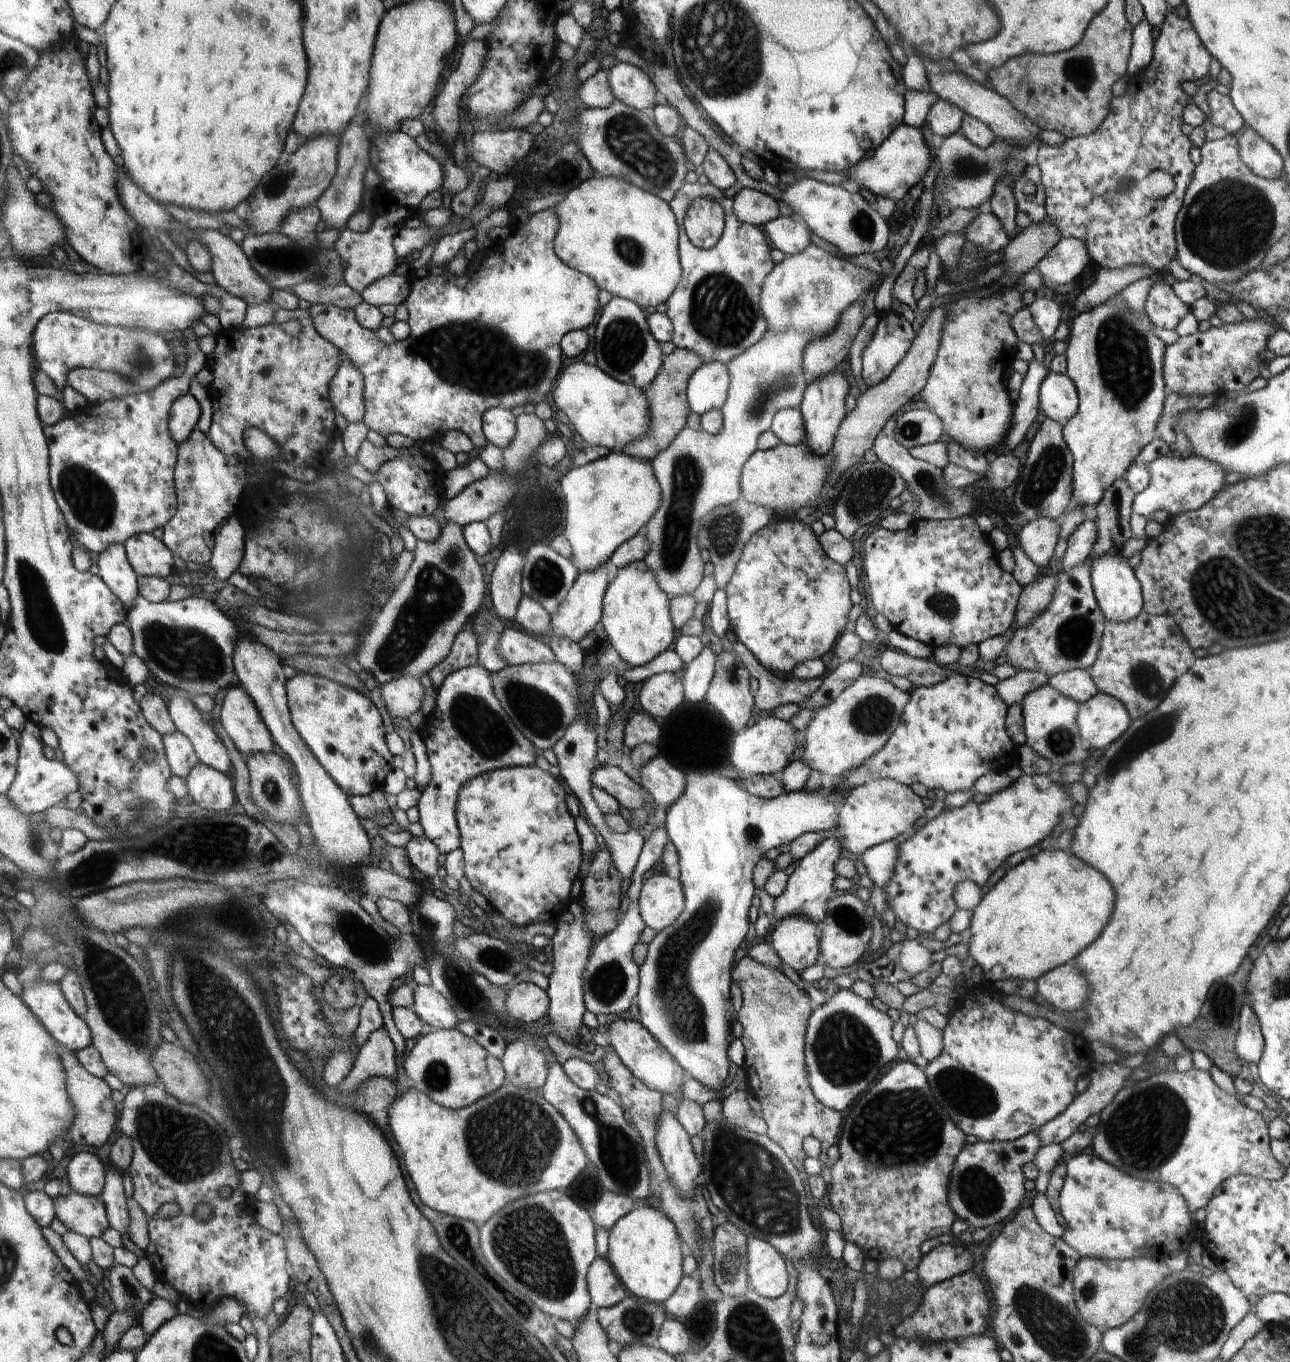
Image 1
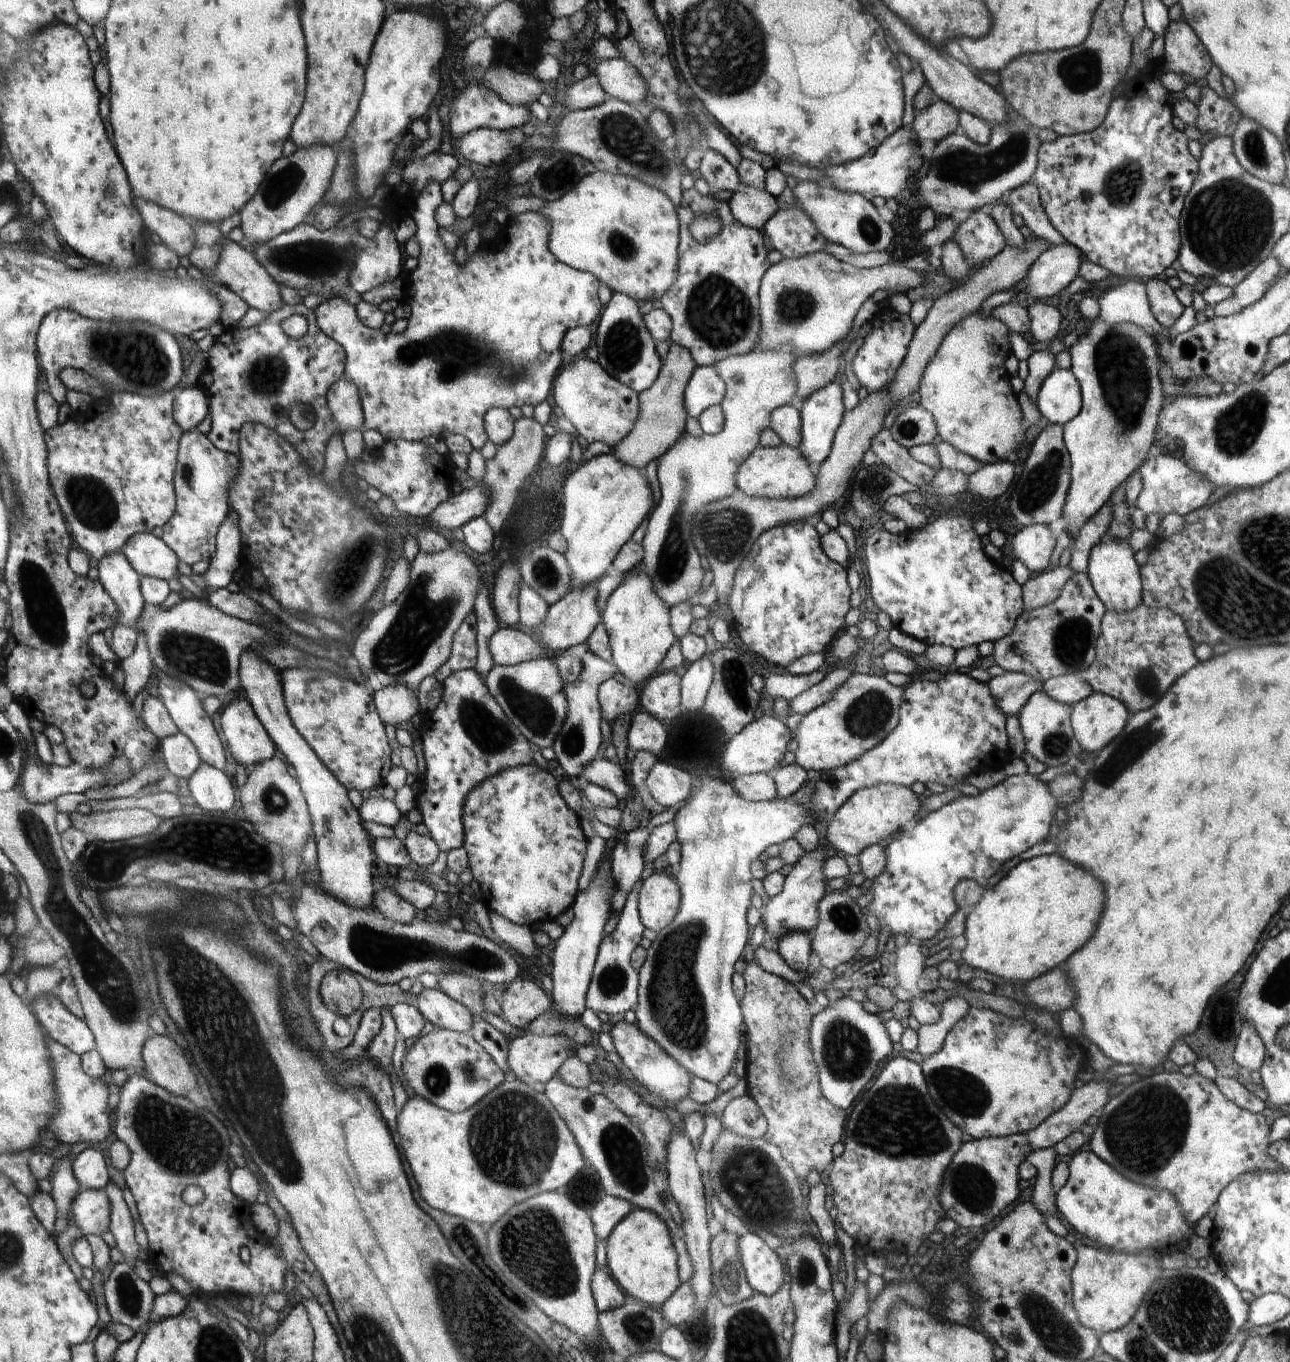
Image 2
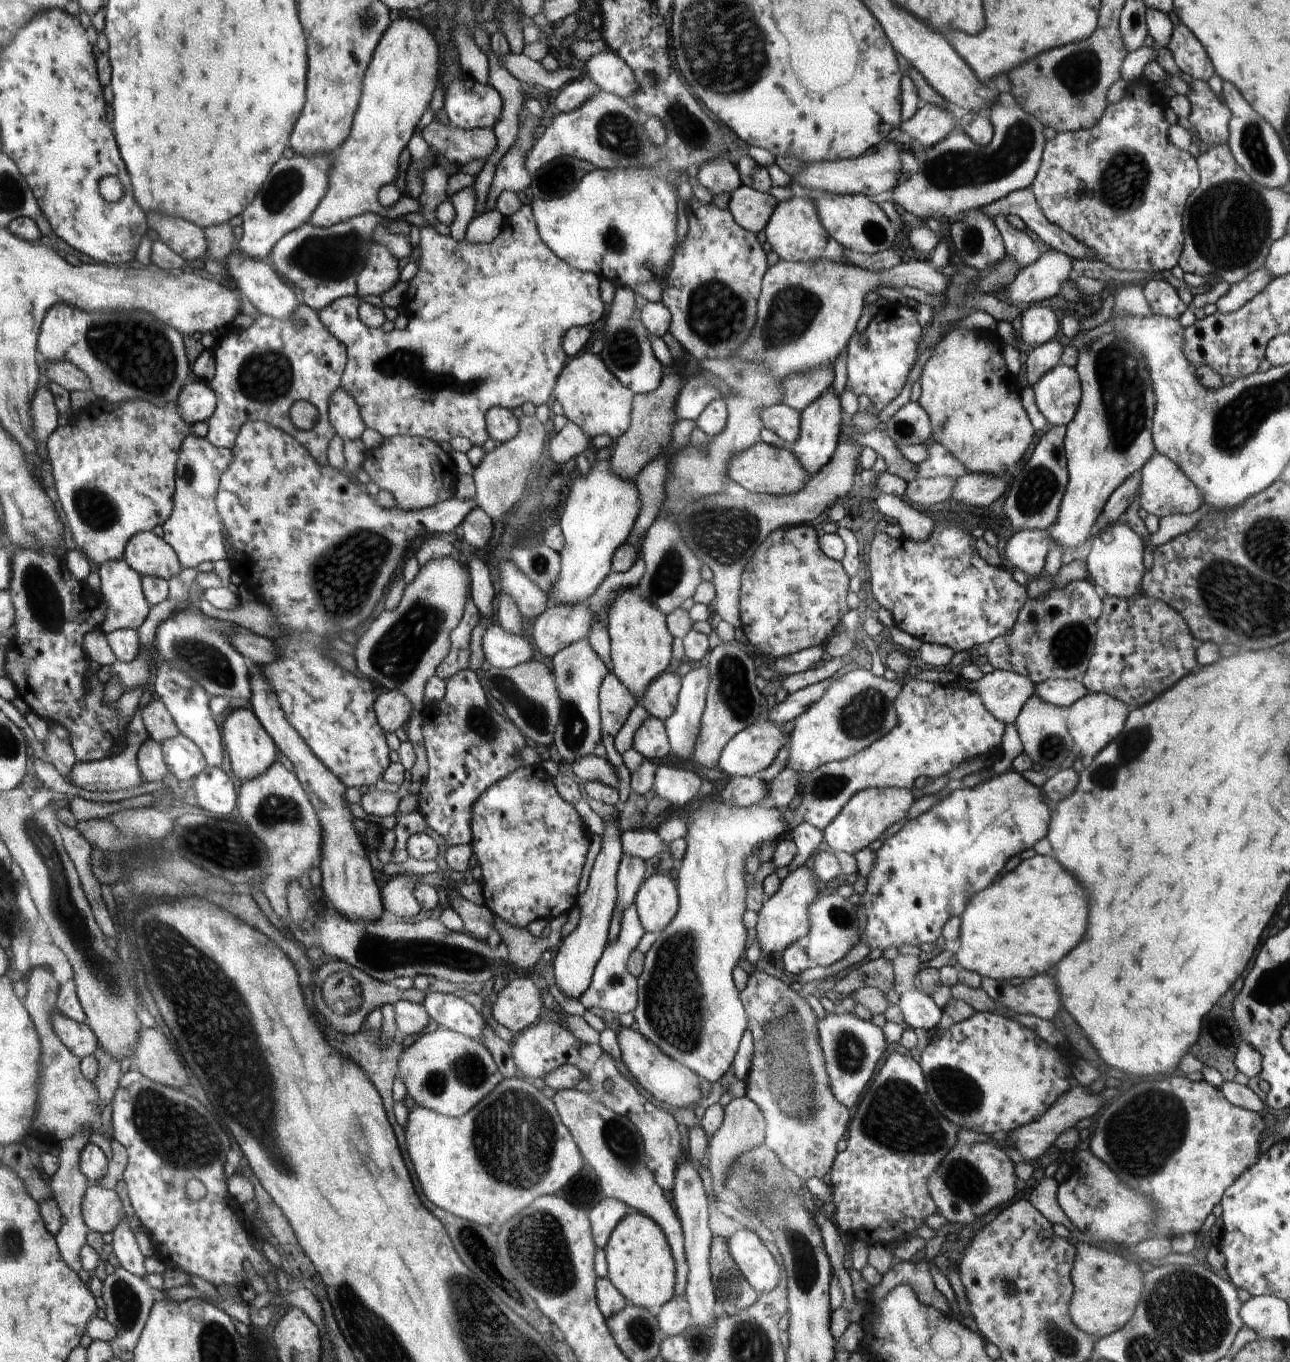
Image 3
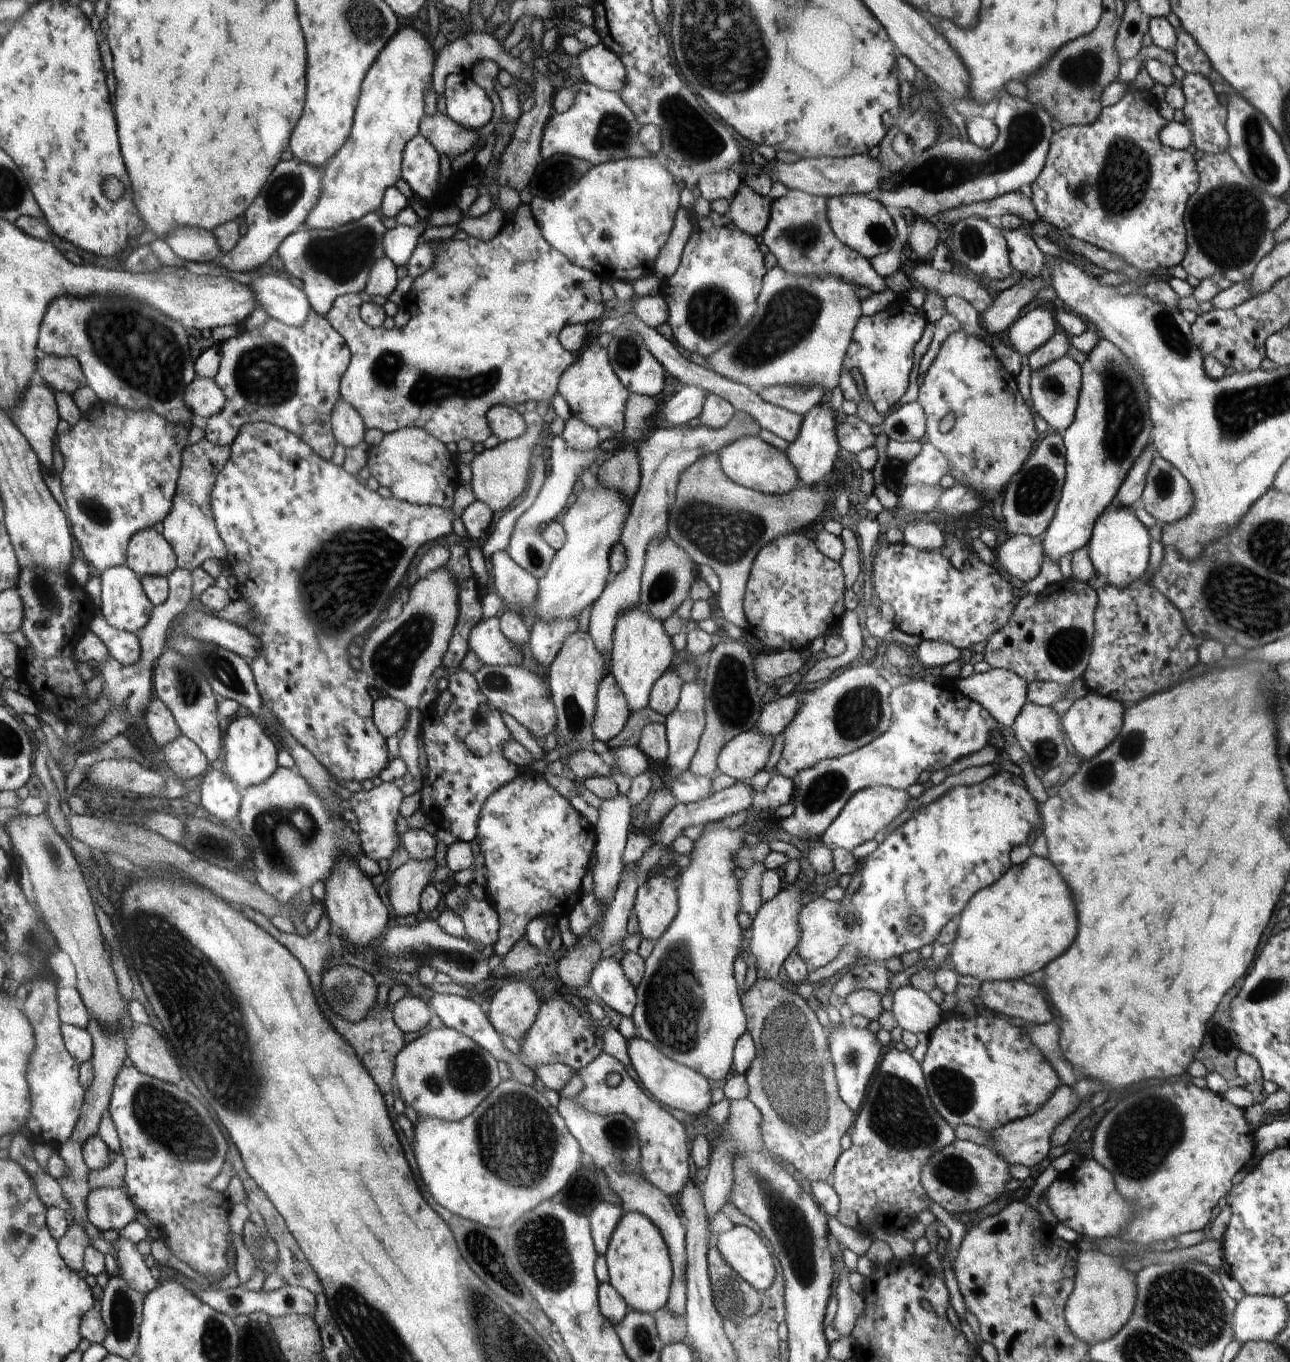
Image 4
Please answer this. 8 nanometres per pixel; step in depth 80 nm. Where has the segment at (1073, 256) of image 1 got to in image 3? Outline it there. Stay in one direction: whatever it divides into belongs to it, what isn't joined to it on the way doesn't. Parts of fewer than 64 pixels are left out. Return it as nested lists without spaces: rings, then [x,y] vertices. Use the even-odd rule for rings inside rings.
[[[1042,250],[1036,263],[1020,269],[1015,280],[1002,294],[1008,303],[1034,304],[1060,293],[1062,284],[1073,276],[1070,256],[1056,250]]]

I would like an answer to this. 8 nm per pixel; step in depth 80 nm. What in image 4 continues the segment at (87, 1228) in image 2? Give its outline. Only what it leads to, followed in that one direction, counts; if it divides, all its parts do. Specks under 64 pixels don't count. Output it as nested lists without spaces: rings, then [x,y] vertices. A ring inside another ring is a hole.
[[[96,1188],[89,1193],[86,1202],[87,1220],[100,1232],[121,1230],[140,1210],[130,1201],[121,1188]]]

